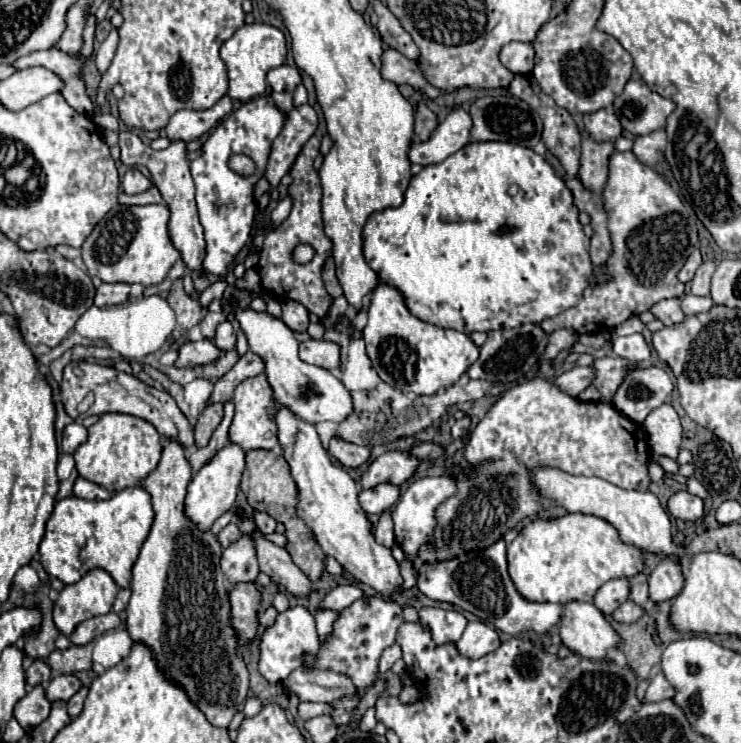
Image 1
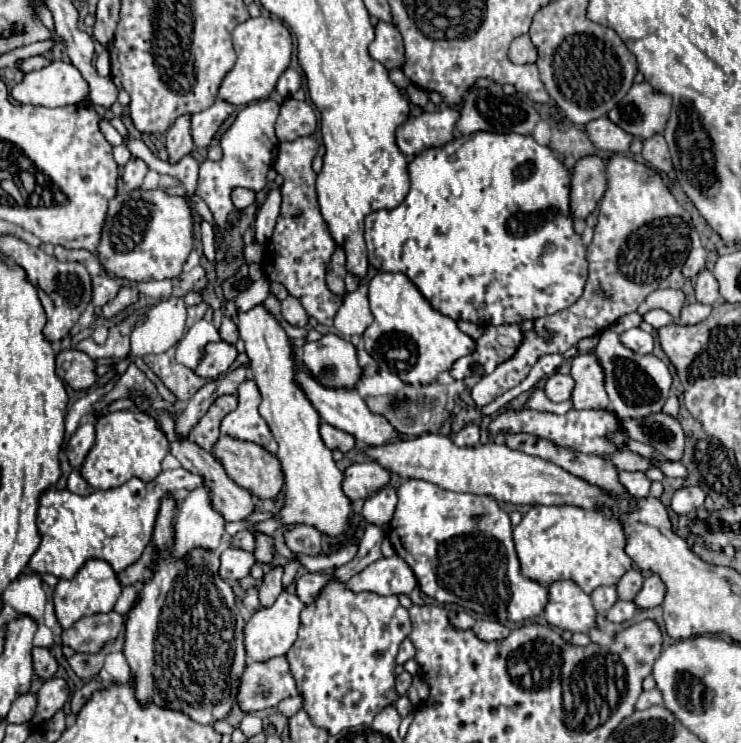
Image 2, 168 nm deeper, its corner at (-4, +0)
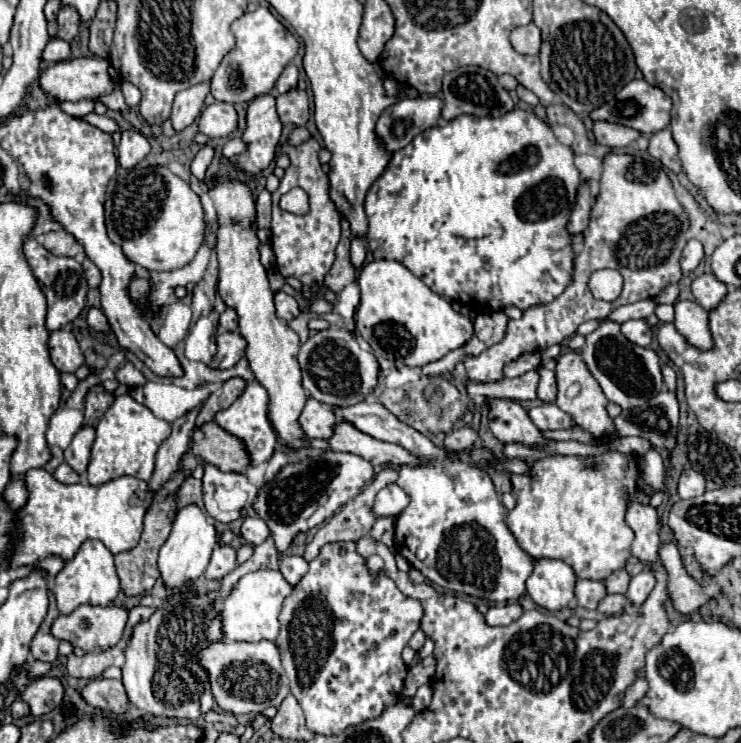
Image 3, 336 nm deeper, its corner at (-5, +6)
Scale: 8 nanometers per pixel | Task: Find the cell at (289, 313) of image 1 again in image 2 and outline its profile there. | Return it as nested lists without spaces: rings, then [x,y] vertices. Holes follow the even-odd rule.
[[[288,296],[282,300],[282,318],[288,324],[298,326],[298,328],[304,328],[308,324],[308,314],[304,312],[302,304],[294,296]]]

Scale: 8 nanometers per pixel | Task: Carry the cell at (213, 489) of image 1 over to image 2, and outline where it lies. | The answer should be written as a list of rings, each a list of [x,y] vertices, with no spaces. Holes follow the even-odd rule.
[[[208,488],[192,490],[178,508],[172,556],[186,560],[190,550],[216,550],[224,536],[224,518],[212,508]]]

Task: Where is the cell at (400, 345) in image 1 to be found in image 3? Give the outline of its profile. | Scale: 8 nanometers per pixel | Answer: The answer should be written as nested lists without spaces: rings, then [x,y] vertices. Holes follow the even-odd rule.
[[[375,260],[365,264],[357,284],[361,288],[357,330],[375,356],[403,362],[405,366],[425,366],[441,360],[447,352],[461,348],[473,336],[473,322],[455,312],[447,300],[431,292],[399,262]]]

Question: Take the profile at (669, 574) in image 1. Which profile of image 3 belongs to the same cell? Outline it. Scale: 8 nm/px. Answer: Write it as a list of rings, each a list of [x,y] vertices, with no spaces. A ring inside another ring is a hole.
[[[645,568],[641,574],[631,578],[631,584],[629,584],[629,590],[627,590],[625,596],[629,598],[631,604],[641,606],[649,598],[653,588],[655,588],[655,576],[653,576],[653,572],[649,568]]]

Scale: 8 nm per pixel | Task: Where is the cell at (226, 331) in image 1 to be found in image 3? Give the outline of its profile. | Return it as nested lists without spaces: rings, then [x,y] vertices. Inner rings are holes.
[[[227,308],[221,314],[221,318],[219,318],[219,330],[229,330],[229,332],[237,330],[237,312],[233,308]]]

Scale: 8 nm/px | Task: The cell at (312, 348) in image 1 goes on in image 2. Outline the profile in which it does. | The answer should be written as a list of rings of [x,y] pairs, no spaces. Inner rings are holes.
[[[326,334],[318,342],[306,342],[302,346],[302,366],[326,388],[352,390],[362,376],[356,348],[336,334]]]

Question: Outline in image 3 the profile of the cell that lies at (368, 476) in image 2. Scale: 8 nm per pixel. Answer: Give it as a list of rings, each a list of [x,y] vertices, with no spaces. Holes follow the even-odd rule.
[[[327,450],[313,458],[303,458],[291,466],[285,466],[275,476],[275,480],[271,480],[259,490],[253,508],[273,532],[277,552],[283,554],[295,534],[299,534],[301,530],[311,530],[313,526],[333,516],[337,508],[341,508],[347,500],[355,498],[373,478],[375,468],[369,460],[355,454]]]

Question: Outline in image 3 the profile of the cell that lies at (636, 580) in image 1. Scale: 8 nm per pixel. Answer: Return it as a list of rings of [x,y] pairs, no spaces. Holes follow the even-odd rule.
[[[619,570],[619,572],[613,572],[605,580],[605,586],[607,586],[607,592],[609,594],[625,594],[627,588],[629,588],[629,582],[631,582],[629,572],[627,570]]]

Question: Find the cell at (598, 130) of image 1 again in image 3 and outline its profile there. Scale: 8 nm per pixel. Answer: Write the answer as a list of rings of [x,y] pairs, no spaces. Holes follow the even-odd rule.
[[[595,120],[593,122],[593,134],[595,142],[609,146],[609,148],[623,148],[631,142],[635,142],[641,134],[633,128],[627,128],[623,124],[611,124],[605,120]]]

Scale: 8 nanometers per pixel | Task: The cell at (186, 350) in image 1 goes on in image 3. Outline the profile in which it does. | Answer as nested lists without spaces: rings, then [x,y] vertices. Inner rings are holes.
[[[219,332],[217,334],[217,354],[211,360],[211,368],[231,368],[239,362],[245,352],[245,340],[239,332]]]

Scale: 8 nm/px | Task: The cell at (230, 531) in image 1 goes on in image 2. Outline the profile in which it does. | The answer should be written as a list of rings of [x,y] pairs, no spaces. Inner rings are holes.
[[[244,530],[244,532],[238,532],[238,534],[232,538],[232,544],[234,544],[234,546],[238,546],[238,548],[242,548],[242,550],[252,552],[252,550],[254,550],[254,546],[256,546],[256,538],[254,538],[254,534],[252,534],[252,532]]]

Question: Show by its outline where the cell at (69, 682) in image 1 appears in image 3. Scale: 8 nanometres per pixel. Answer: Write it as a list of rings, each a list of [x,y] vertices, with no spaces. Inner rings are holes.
[[[41,676],[37,680],[33,680],[25,692],[21,694],[21,698],[29,704],[31,708],[31,714],[35,718],[43,716],[43,714],[49,714],[55,706],[61,704],[63,700],[63,684],[59,678],[53,678],[53,676]]]

